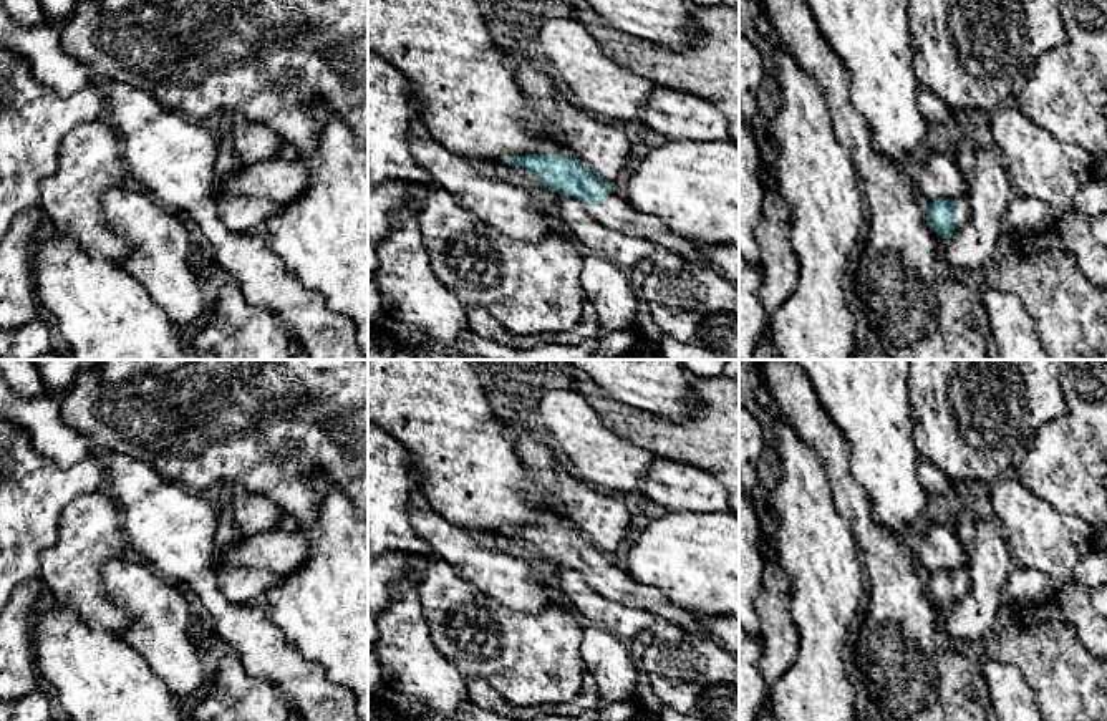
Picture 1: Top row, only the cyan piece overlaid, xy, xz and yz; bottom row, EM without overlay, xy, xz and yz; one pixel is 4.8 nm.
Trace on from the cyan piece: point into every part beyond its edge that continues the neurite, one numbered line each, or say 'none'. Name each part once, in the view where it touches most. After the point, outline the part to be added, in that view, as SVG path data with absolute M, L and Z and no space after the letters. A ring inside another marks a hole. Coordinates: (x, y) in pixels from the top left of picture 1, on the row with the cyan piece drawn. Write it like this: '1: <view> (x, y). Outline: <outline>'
1: yz (961, 206). Outline: M968 196L955 197L956 224L958 227L966 225L971 220L971 206Z

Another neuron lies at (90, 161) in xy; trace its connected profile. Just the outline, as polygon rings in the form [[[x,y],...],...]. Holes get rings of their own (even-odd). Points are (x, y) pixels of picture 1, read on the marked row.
[[[106,119],[85,121],[61,139],[58,169],[41,181],[38,204],[56,234],[73,239],[96,260],[106,259],[121,265],[131,250],[131,244],[116,235],[106,224],[99,197],[104,191],[124,187],[126,176],[123,146],[114,128]]]

